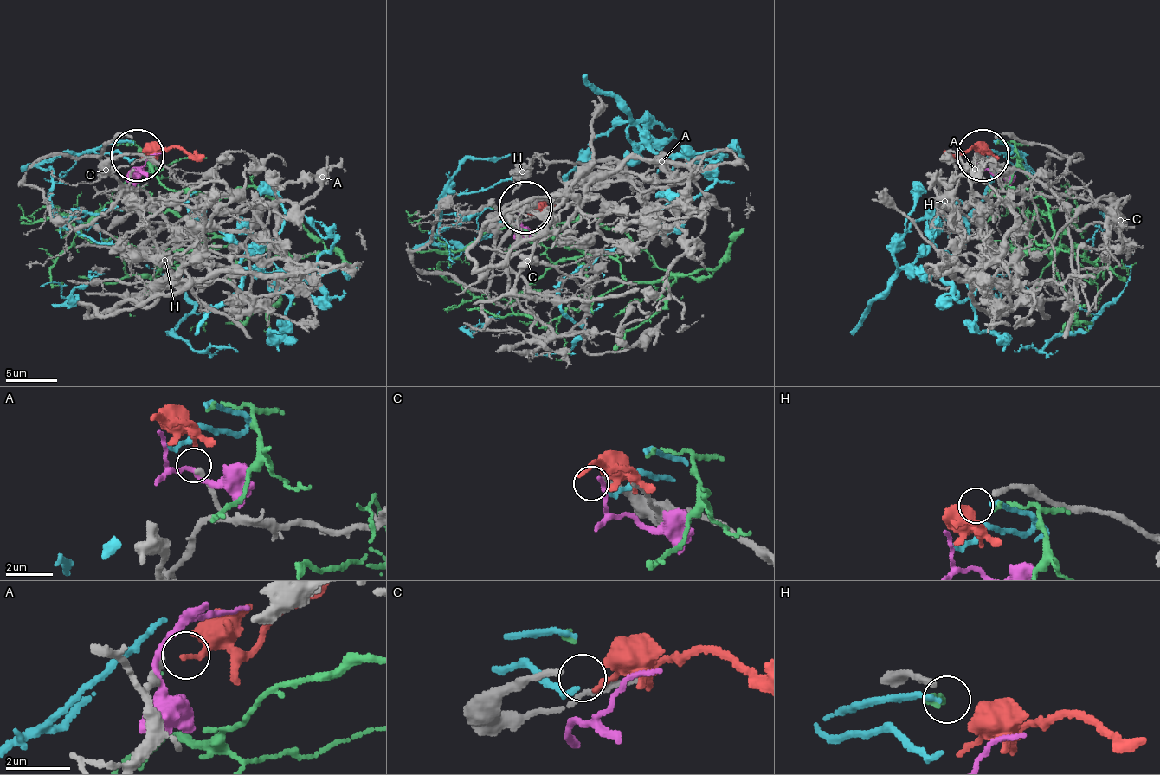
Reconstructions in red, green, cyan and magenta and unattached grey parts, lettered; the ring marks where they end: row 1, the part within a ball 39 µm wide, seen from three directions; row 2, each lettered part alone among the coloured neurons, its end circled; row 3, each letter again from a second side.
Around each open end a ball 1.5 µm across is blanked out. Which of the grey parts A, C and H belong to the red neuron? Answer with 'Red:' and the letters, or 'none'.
Red: none

